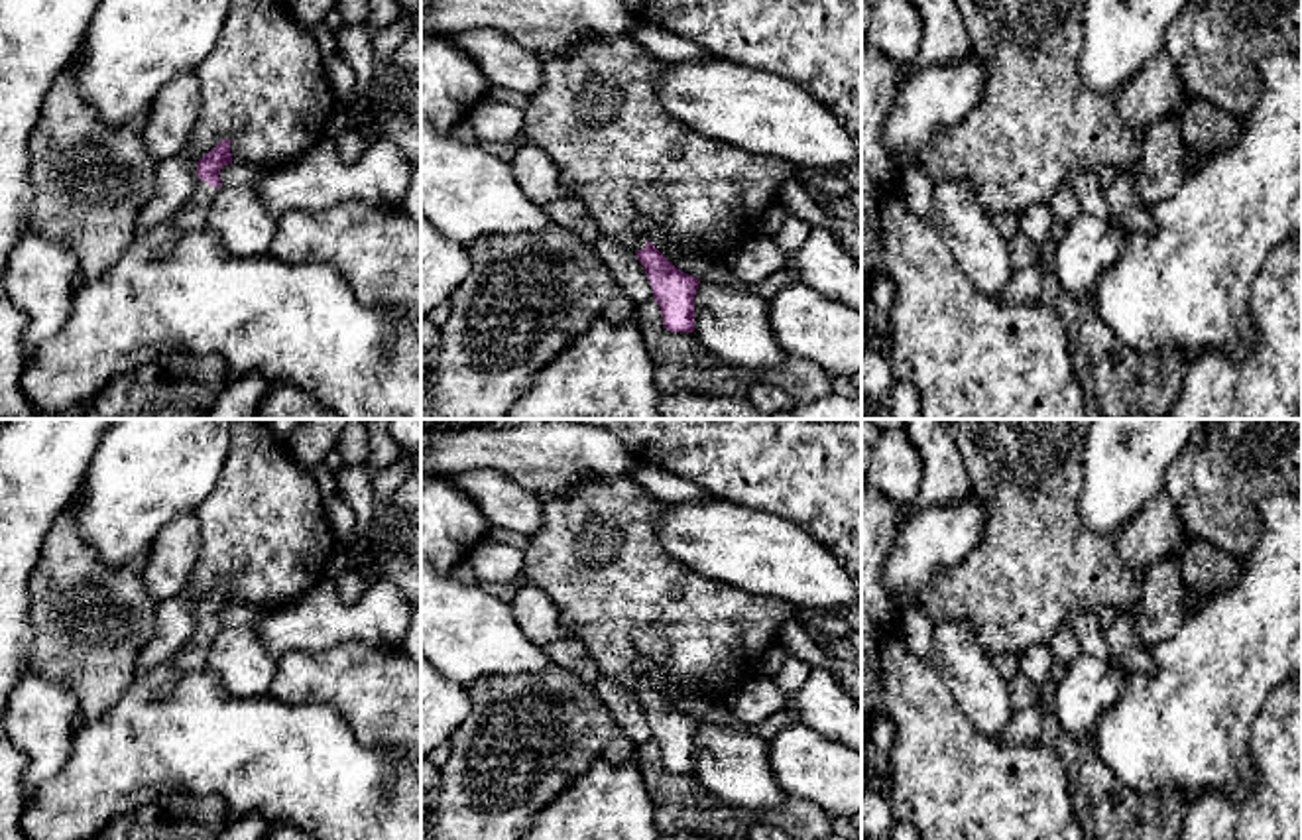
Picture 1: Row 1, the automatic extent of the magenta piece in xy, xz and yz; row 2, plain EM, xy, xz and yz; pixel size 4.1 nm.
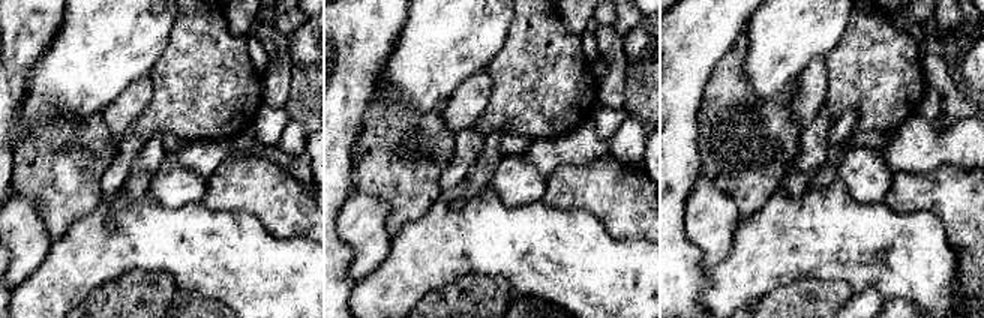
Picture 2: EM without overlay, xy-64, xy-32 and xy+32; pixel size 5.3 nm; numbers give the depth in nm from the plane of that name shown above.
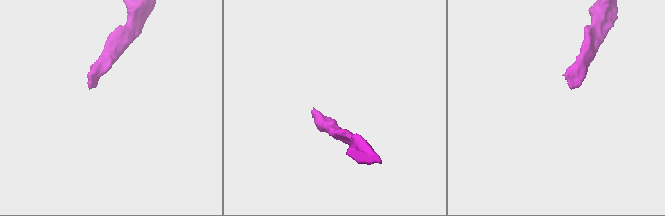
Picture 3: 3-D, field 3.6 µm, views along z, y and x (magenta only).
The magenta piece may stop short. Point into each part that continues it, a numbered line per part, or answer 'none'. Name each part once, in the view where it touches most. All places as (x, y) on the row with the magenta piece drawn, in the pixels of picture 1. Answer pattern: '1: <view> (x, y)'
1: xy (193, 215)

